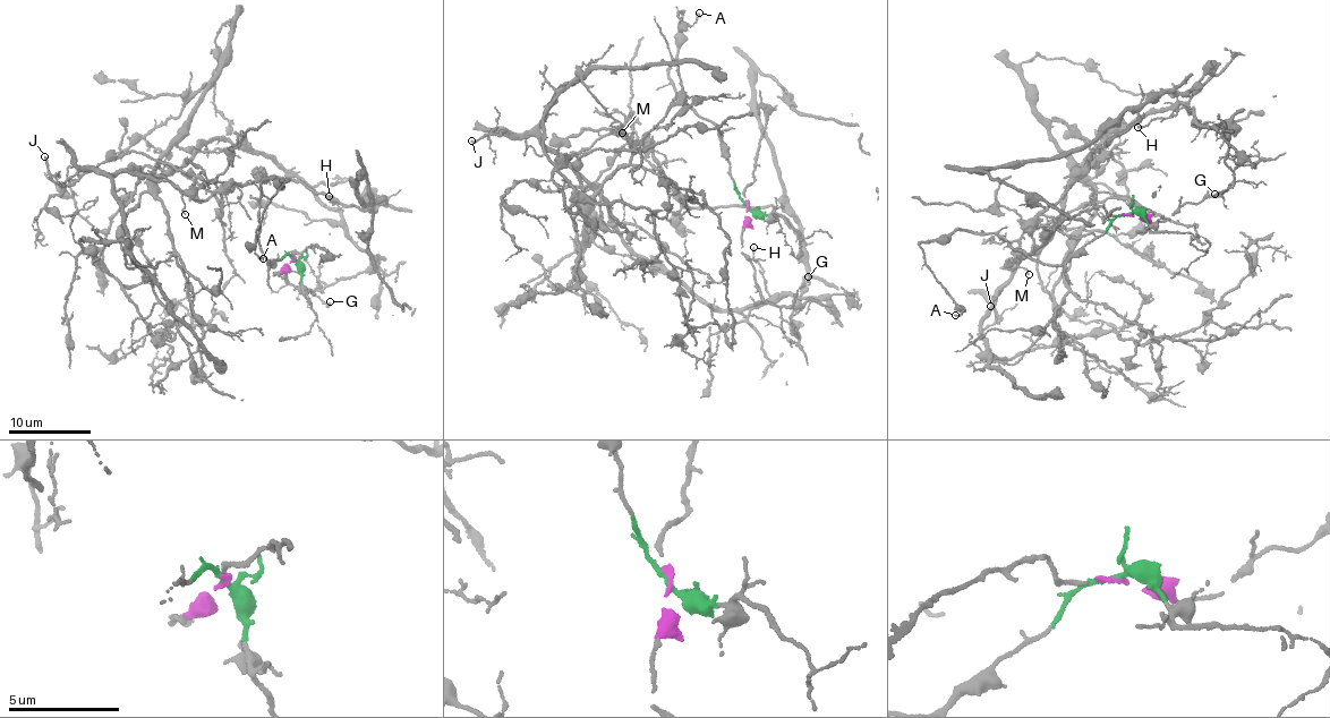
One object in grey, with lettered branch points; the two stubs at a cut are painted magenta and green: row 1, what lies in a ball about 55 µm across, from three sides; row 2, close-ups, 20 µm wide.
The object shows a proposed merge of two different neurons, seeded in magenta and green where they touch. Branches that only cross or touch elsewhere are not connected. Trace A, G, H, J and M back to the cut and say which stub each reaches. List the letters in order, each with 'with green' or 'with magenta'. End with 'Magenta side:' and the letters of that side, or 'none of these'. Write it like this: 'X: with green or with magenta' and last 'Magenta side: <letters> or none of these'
A: with green
G: with magenta
H: with magenta
J: with magenta
M: with magenta
Magenta side: G, H, J, M

